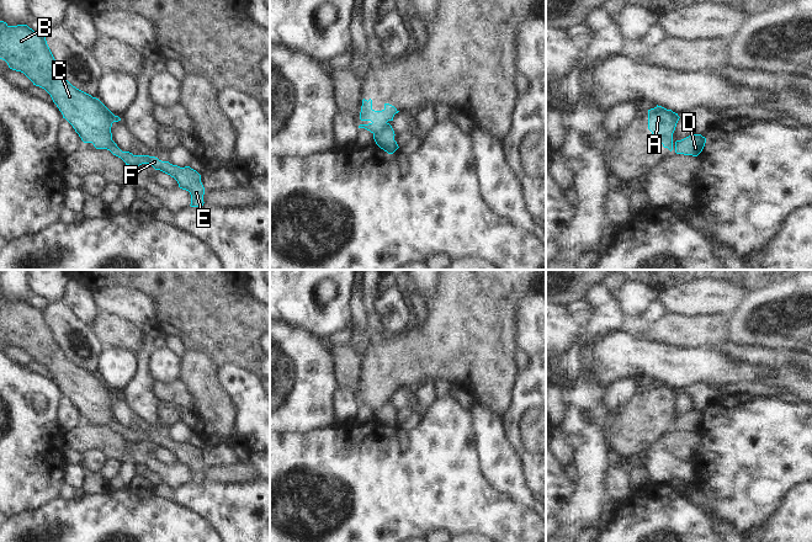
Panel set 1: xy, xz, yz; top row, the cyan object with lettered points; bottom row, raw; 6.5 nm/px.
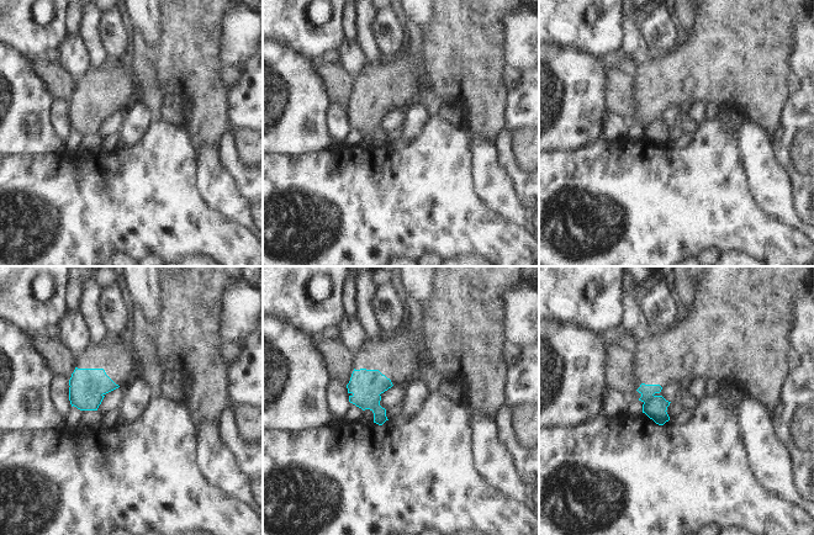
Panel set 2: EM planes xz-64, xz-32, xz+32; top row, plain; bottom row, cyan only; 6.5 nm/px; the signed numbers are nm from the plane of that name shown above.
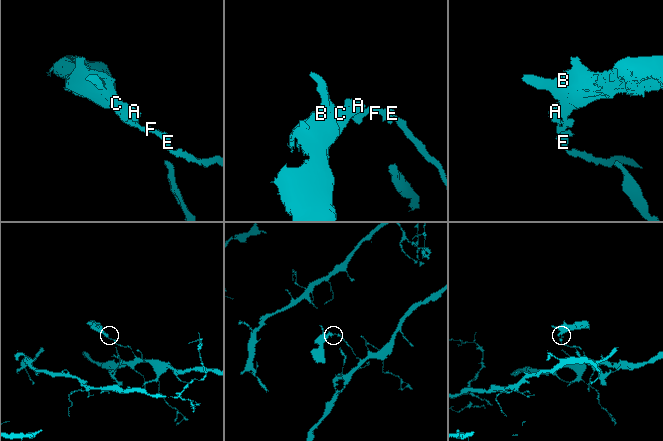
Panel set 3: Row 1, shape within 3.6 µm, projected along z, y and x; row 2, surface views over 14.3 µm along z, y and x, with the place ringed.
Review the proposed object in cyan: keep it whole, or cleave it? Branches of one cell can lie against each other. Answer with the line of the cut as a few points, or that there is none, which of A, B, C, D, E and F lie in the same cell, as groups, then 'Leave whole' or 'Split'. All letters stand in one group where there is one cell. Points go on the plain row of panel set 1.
Split along xz (388, 399), (373, 410). Groups: A B C / D E F. Split

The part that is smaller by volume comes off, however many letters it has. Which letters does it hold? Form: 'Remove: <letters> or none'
Remove: A, B, C

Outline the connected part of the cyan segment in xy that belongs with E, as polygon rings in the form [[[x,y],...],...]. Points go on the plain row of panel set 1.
[[[113,416],[108,421],[107,426],[110,426],[113,431],[121,434],[126,439],[126,441],[129,441],[132,443],[137,443],[142,440],[149,440],[155,446],[160,446],[170,451],[177,457],[180,464],[190,468],[191,483],[203,482],[205,463],[201,458],[201,451],[190,442],[180,443],[177,441],[170,440],[169,437],[161,437],[155,432],[133,431],[129,427],[122,427]]]

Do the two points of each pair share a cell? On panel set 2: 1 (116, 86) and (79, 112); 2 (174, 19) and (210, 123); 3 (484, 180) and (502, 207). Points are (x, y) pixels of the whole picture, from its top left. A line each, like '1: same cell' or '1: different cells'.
1: same cell
2: same cell
3: same cell

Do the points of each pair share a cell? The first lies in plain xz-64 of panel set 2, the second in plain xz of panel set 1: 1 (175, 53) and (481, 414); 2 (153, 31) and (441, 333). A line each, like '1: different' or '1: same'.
1: different
2: different

